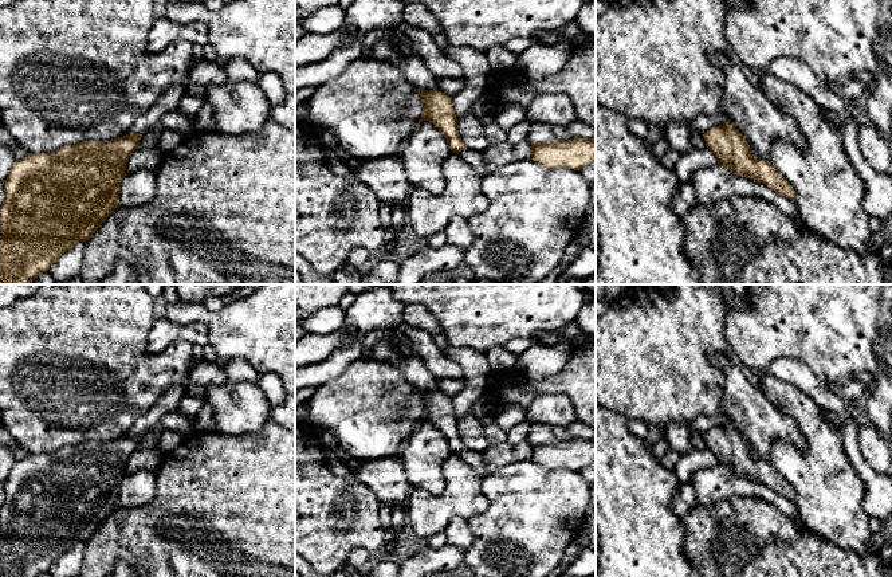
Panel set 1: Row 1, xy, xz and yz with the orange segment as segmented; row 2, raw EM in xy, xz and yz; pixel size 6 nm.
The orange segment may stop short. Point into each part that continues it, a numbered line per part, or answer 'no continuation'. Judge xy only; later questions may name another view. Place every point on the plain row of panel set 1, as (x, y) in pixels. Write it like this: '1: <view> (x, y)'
no continuation

